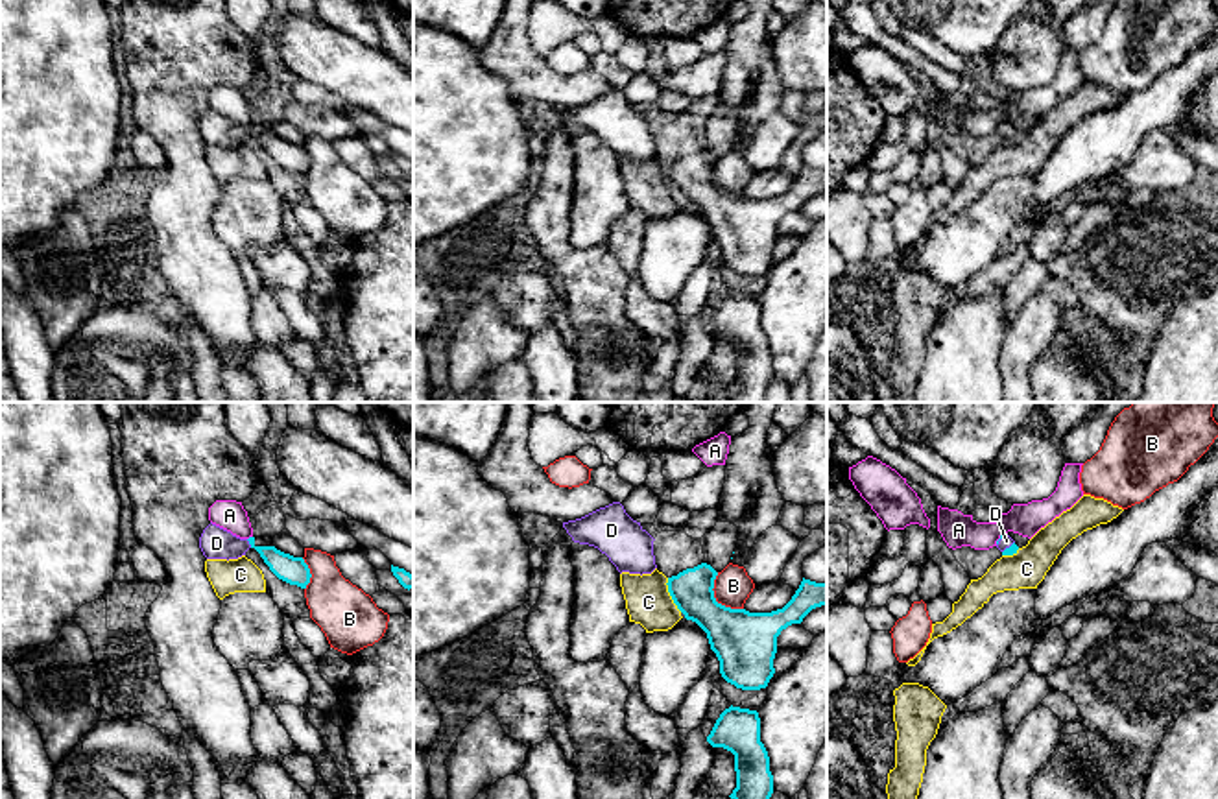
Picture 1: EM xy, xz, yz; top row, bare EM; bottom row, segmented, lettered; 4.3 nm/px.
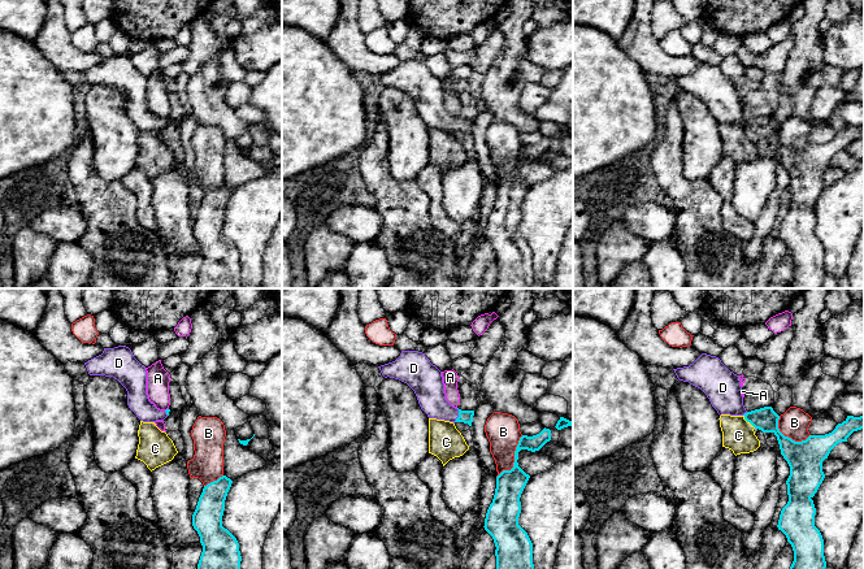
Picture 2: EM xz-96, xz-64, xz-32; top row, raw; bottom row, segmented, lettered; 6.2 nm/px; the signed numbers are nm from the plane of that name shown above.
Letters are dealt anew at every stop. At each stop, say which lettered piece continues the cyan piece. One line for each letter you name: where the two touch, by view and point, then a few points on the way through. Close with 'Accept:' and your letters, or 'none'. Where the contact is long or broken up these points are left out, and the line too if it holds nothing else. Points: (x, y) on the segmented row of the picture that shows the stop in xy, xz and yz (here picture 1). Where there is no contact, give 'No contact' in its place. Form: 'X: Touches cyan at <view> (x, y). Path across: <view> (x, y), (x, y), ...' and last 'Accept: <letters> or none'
D: Touches cyan at xy (250, 543). Path across: xy (294, 571), (250, 543), (216, 543)
Accept: D

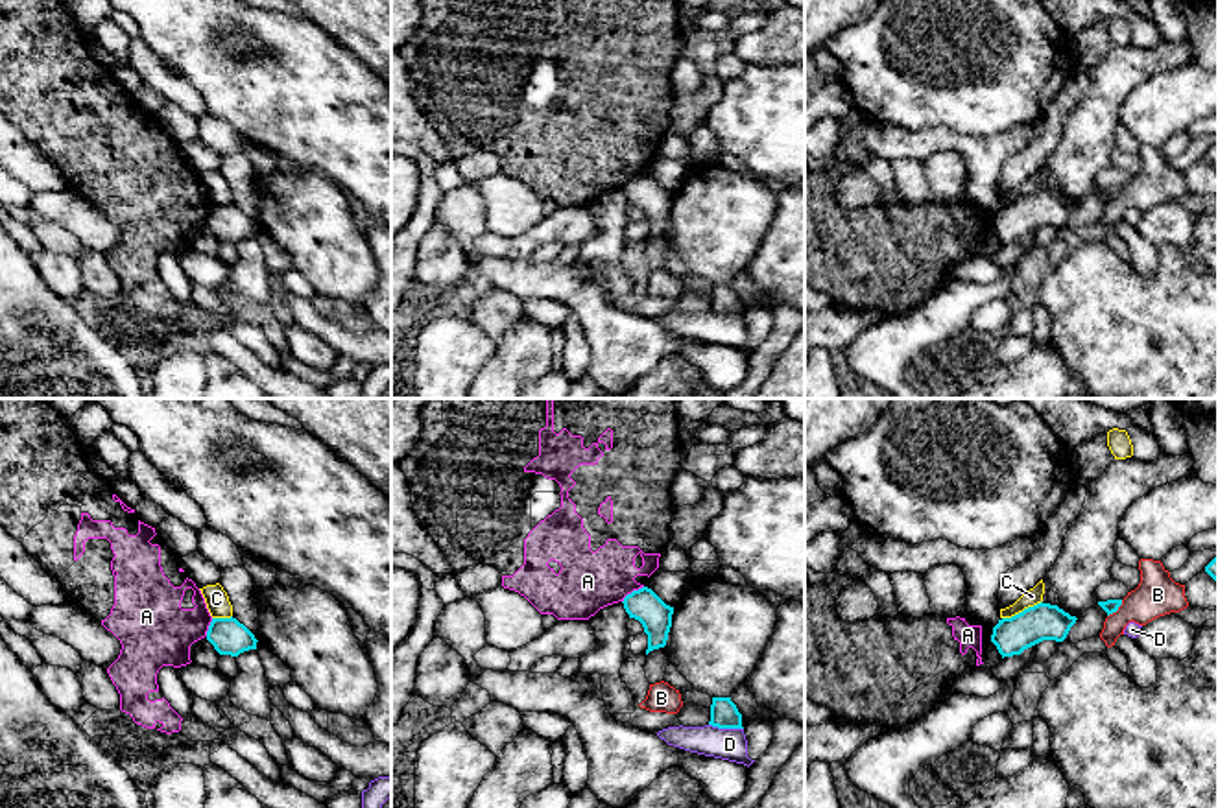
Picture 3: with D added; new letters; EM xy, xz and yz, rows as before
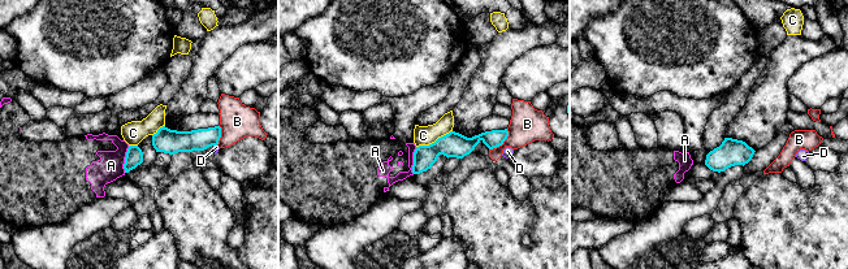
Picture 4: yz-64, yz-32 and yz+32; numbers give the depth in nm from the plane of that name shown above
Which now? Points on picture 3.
Accept: none

